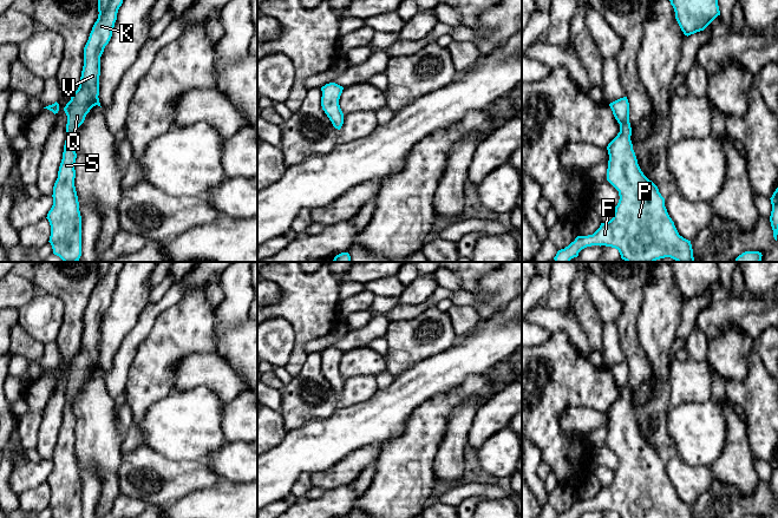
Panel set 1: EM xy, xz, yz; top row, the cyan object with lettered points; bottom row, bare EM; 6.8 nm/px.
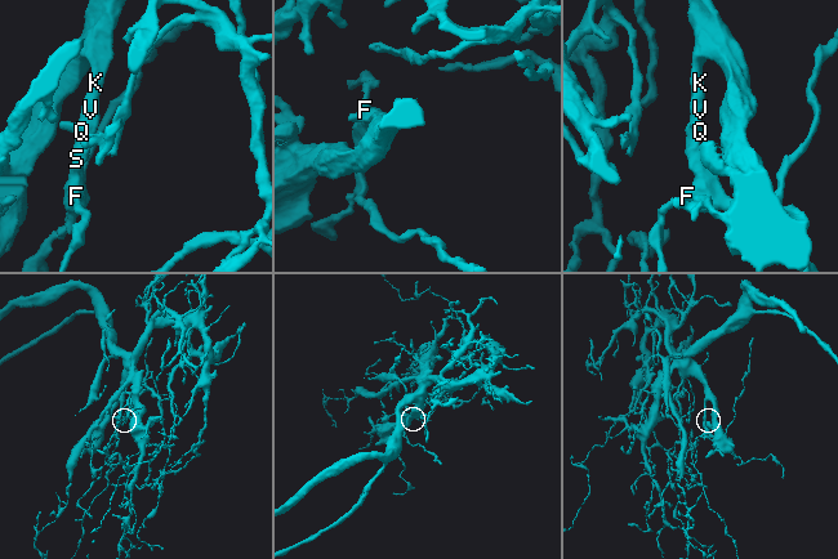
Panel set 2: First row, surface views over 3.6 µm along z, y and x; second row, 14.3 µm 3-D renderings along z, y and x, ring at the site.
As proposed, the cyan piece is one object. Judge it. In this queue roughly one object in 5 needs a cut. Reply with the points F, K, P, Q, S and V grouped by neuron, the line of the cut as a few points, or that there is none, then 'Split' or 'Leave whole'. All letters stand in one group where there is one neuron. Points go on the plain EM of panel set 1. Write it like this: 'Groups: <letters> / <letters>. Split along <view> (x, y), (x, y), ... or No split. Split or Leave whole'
Groups: F K P Q S V. No split. Leave whole

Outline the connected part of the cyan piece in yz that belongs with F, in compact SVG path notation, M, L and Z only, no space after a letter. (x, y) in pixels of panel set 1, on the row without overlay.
M627 361L610 367L609 371L620 388L620 396L607 411L609 419L607 445L619 455L619 467L610 485L601 487L593 499L577 500L557 518L578 518L591 510L612 511L620 518L693 518L691 505L679 499L658 451L643 439L638 428L630 405L632 392Z

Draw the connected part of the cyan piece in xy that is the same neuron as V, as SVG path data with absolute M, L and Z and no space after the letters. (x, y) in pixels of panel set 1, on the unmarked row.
M98 262L98 283L84 312L84 330L78 354L64 372L67 380L66 405L58 442L53 451L53 470L47 478L53 518L81 518L81 480L74 451L76 422L72 402L90 374L99 367L100 321L109 308L117 277L124 262Z

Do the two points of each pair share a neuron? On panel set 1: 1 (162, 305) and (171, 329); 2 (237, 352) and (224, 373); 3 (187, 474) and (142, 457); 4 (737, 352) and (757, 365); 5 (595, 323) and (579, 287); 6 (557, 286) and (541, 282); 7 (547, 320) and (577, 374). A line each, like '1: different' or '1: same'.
1: different
2: different
3: same
4: different
5: same
6: different
7: different

